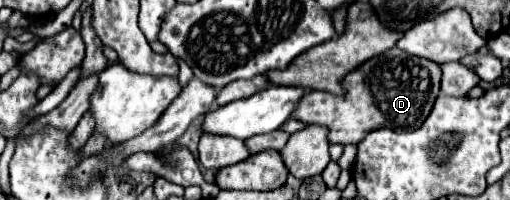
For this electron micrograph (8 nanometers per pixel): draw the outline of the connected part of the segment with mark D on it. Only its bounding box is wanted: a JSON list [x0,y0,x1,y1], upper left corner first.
[293,47,441,145]

